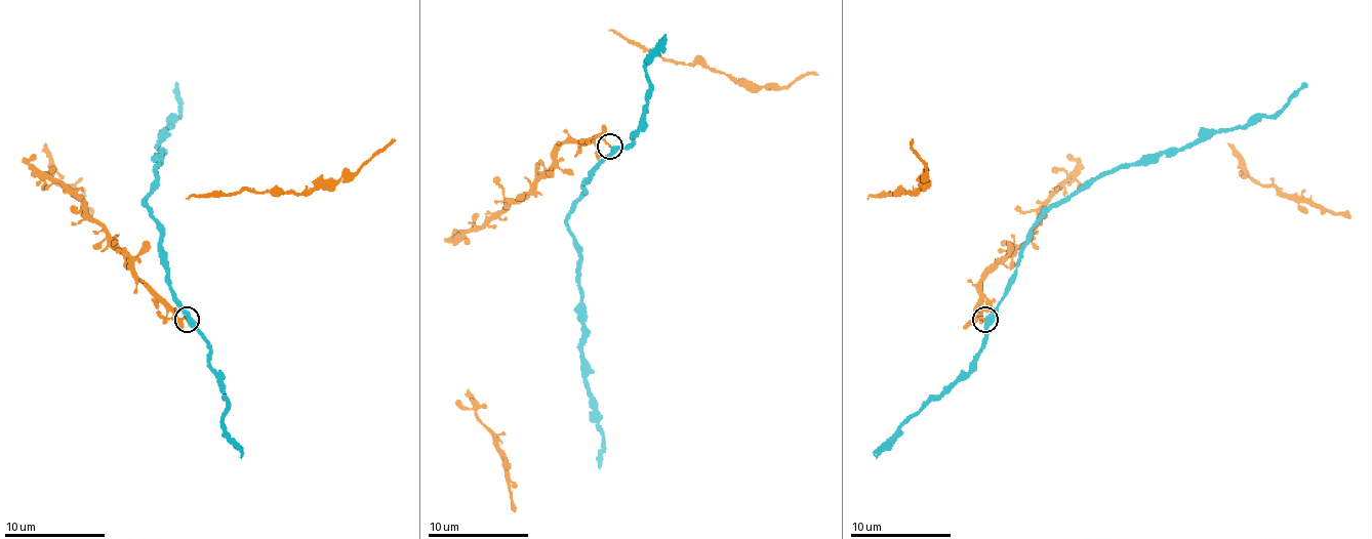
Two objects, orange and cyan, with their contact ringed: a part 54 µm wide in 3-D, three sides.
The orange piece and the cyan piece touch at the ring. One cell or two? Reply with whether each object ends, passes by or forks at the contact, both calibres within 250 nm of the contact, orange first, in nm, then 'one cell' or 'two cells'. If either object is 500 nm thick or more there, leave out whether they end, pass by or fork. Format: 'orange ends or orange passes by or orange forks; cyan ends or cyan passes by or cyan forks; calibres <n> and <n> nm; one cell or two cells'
orange ends; cyan passes by; calibres 180 and 400 nm; two cells

